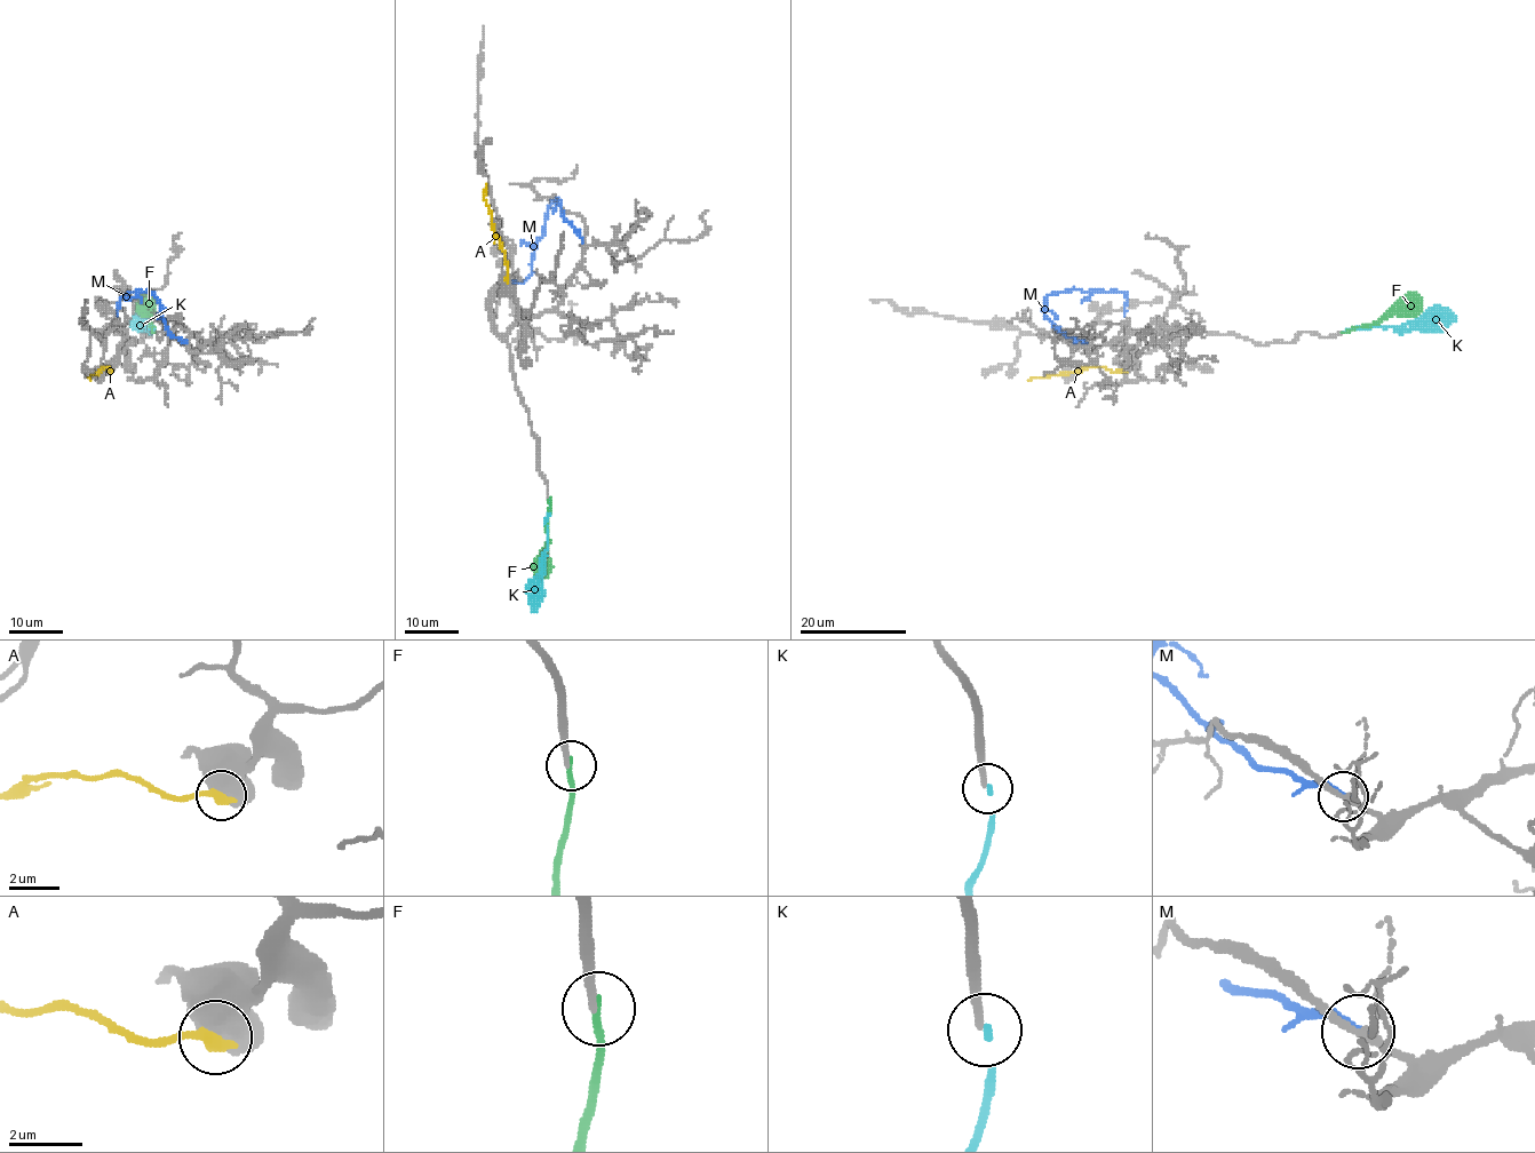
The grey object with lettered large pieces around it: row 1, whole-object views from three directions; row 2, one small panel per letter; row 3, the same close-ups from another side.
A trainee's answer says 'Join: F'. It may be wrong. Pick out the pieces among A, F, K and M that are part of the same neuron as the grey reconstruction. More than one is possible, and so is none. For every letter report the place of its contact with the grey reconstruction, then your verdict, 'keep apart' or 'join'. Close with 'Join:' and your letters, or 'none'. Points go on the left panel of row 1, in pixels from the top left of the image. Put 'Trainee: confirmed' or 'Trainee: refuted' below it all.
A: meets grey at (111, 371); keep apart
F: meets grey at (153, 332); join
K: meets grey at (153, 332); keep apart
M: meets grey at (187, 343); keep apart
Join: F
Trainee: confirmed

